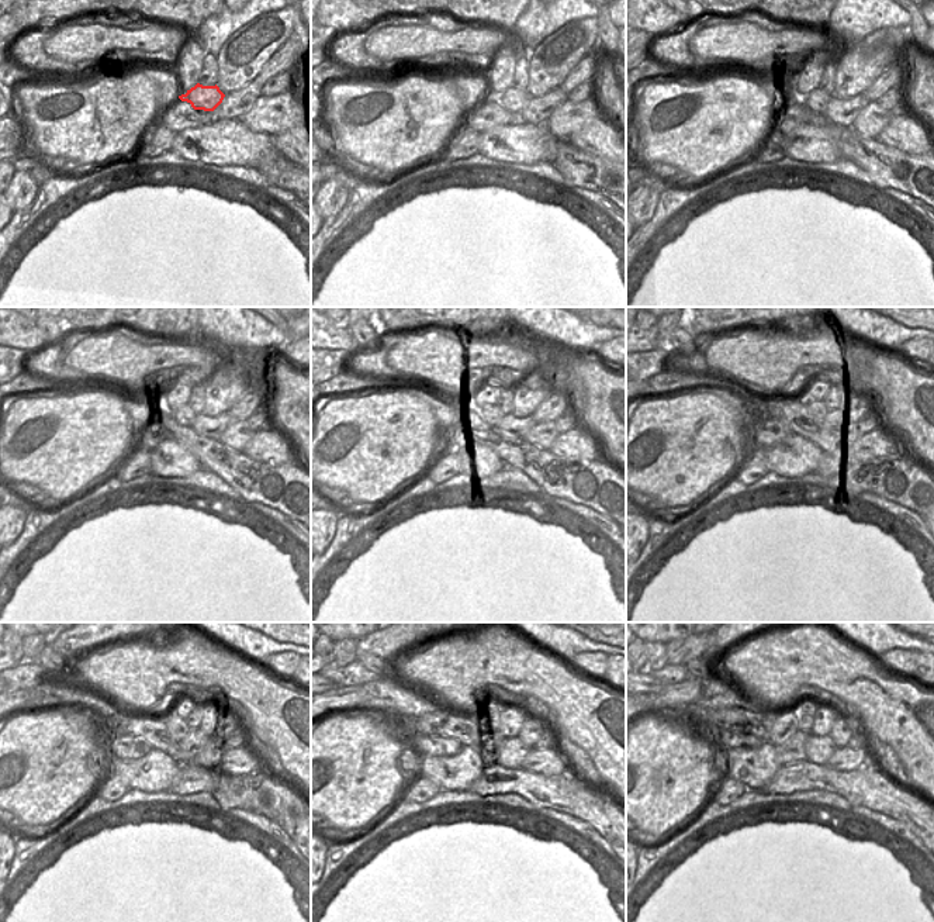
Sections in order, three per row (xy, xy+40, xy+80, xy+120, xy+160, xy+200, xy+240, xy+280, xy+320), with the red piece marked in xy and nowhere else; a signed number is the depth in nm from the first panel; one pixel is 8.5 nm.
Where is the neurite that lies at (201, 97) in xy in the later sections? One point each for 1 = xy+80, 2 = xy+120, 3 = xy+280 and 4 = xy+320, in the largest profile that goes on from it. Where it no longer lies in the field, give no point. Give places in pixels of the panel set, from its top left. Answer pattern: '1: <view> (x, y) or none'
1: xy+80 (817, 100)
2: xy+120 (183, 415)
3: xy+280 (477, 715)
4: xy+320 (785, 724)

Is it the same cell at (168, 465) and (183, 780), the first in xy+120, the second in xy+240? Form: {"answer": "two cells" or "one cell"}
{"answer": "two cells"}

